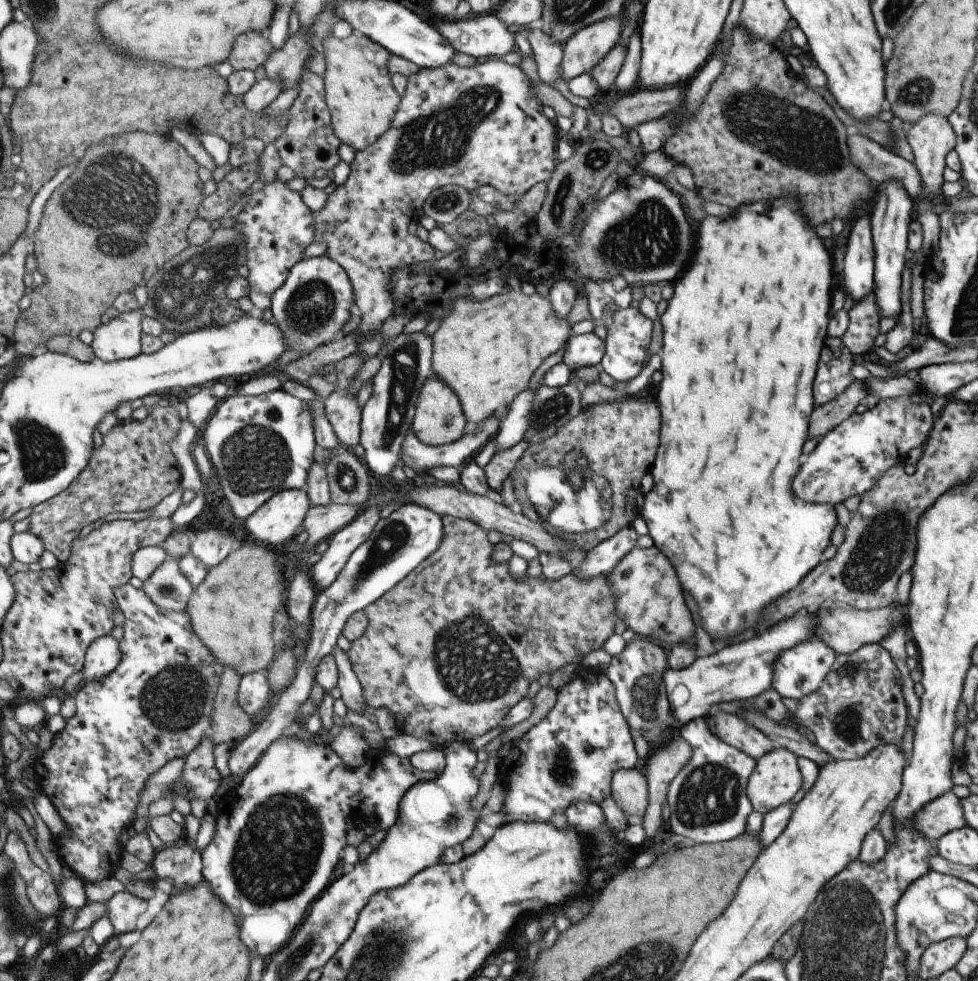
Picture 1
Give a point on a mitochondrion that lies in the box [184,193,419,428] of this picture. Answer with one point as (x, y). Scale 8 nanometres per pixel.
(309, 314)

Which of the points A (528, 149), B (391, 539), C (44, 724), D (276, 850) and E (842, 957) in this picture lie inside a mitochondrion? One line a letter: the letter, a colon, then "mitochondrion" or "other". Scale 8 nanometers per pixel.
A: other
B: mitochondrion
C: other
D: mitochondrion
E: mitochondrion

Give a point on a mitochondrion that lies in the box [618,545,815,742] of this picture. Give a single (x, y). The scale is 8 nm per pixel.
(644, 688)

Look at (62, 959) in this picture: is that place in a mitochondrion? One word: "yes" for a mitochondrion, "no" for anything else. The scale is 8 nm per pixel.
no

